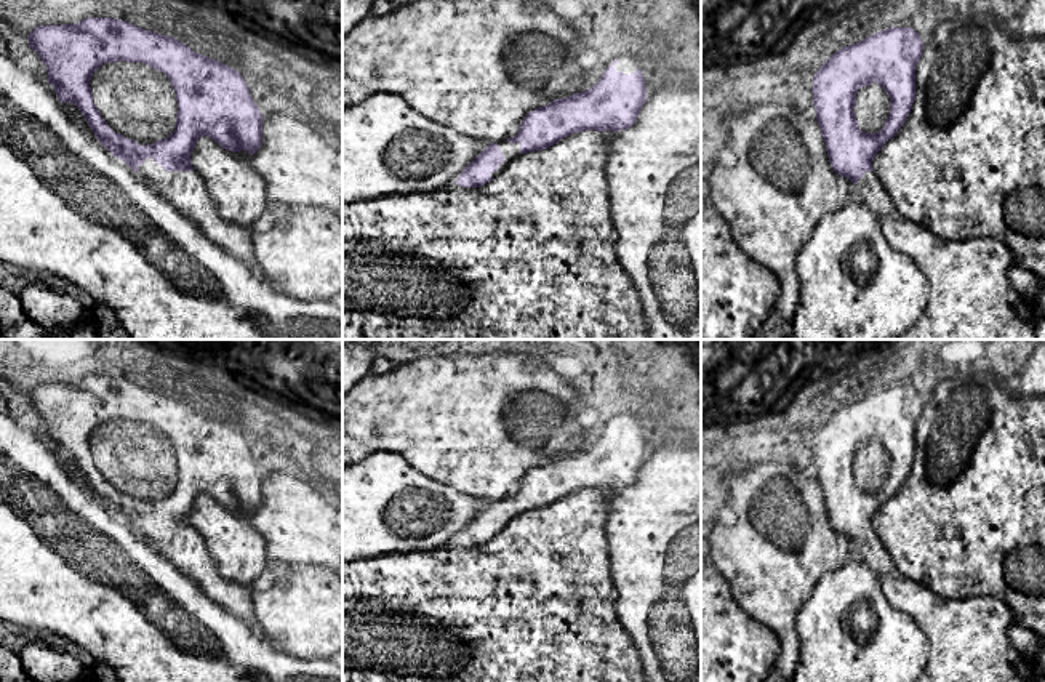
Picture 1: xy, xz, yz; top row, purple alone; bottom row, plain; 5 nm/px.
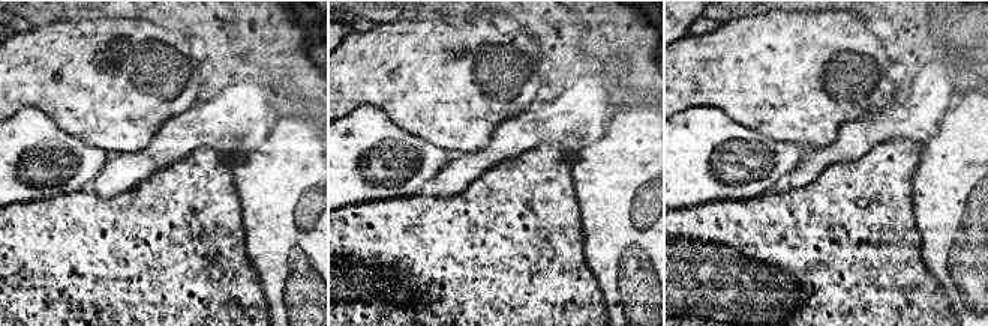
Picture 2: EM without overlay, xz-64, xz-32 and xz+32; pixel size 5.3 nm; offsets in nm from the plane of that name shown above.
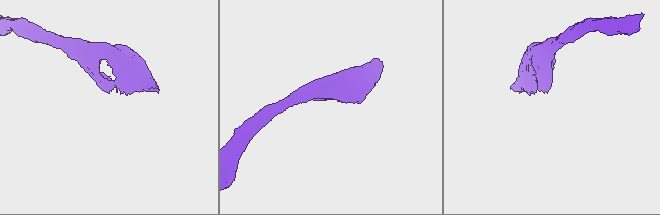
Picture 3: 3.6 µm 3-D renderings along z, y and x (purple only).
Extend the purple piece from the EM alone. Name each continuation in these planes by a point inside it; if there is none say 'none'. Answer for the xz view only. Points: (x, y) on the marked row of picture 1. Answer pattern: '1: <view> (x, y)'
1: xz (509, 151)

